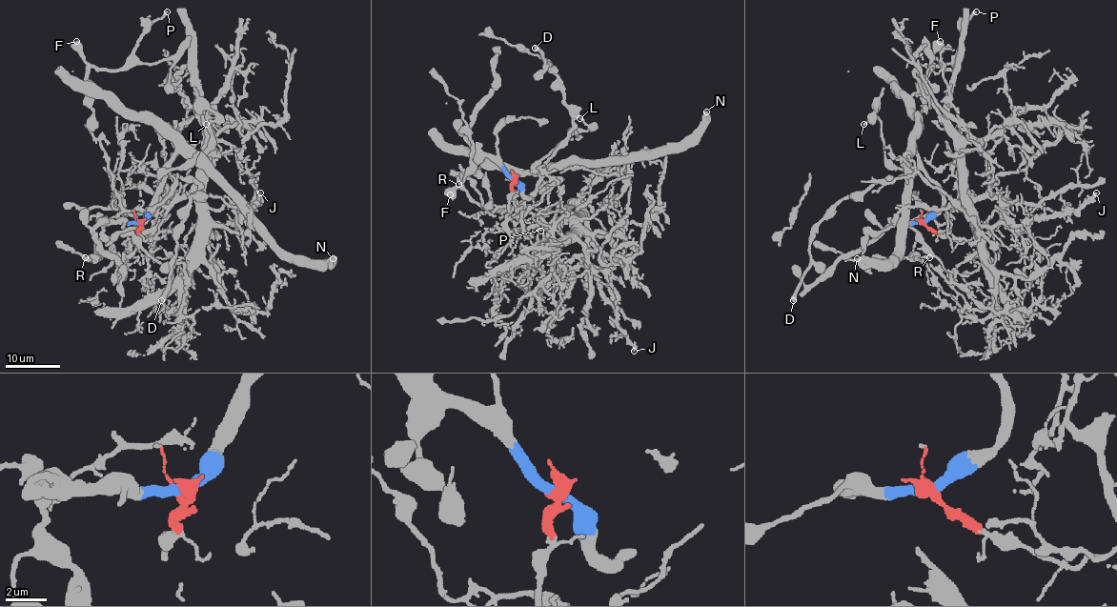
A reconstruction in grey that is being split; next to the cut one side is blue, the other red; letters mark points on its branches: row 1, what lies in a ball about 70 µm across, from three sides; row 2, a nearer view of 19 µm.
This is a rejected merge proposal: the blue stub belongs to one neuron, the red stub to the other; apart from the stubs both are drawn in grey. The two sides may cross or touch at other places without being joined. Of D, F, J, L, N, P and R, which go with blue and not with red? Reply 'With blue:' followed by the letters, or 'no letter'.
With blue: D, F, L, N, P, R

